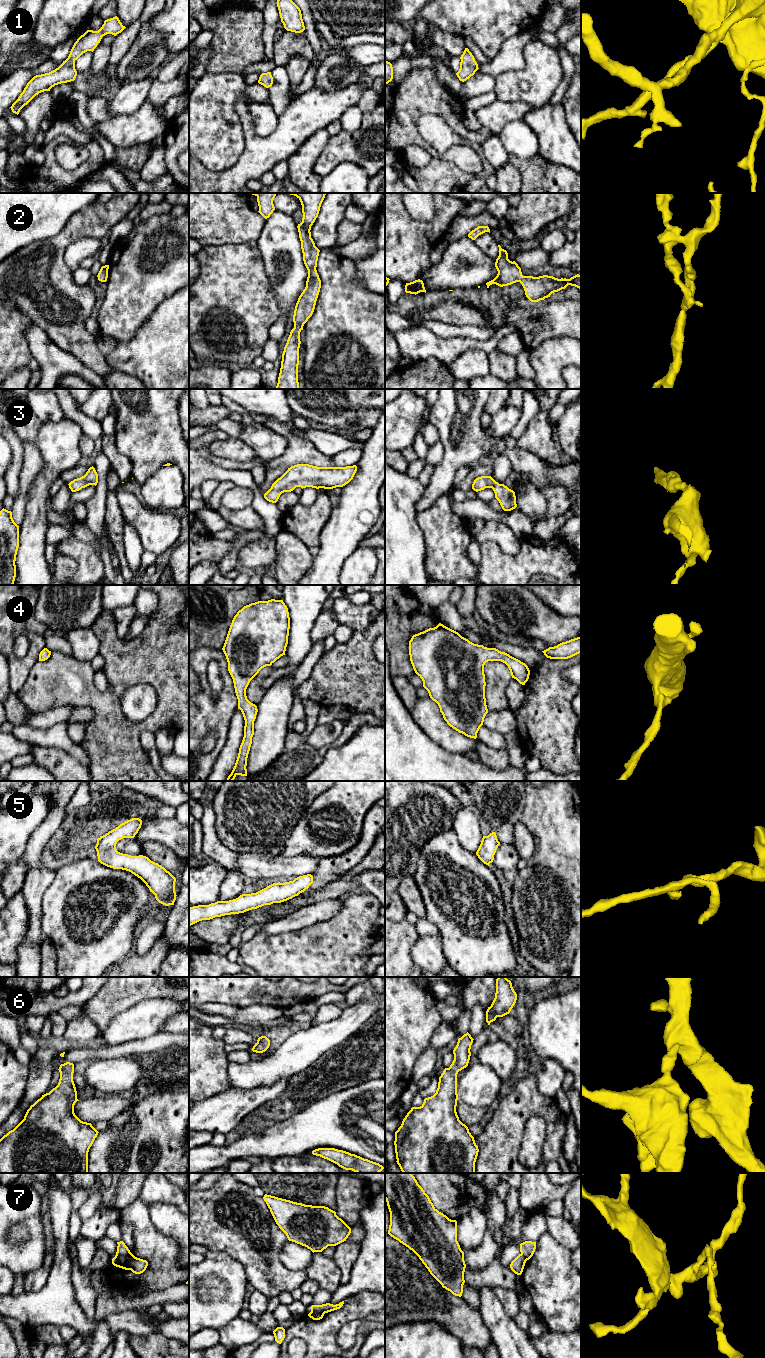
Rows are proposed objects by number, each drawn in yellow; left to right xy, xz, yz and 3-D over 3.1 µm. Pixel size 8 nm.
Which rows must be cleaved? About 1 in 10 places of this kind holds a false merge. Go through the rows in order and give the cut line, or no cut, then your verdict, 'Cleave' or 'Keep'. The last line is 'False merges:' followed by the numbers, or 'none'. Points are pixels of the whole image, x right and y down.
1: No split. Keep
2: No split. Keep
3: No split. Keep
4: No split. Keep
5: No split. Keep
6: No split. Keep
7: Split along xy (130, 1252), (126, 1255), (115, 1257). Cleave
False merges: 7

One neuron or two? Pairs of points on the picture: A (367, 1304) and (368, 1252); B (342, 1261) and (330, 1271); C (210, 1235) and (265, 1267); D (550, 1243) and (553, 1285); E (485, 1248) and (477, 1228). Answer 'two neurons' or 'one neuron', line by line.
A: two neurons
B: two neurons
C: one neuron
D: one neuron
E: two neurons

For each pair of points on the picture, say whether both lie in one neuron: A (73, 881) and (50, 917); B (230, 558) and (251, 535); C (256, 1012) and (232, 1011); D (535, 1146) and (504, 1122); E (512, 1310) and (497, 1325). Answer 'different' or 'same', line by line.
A: same
B: same
C: same
D: different
E: different

